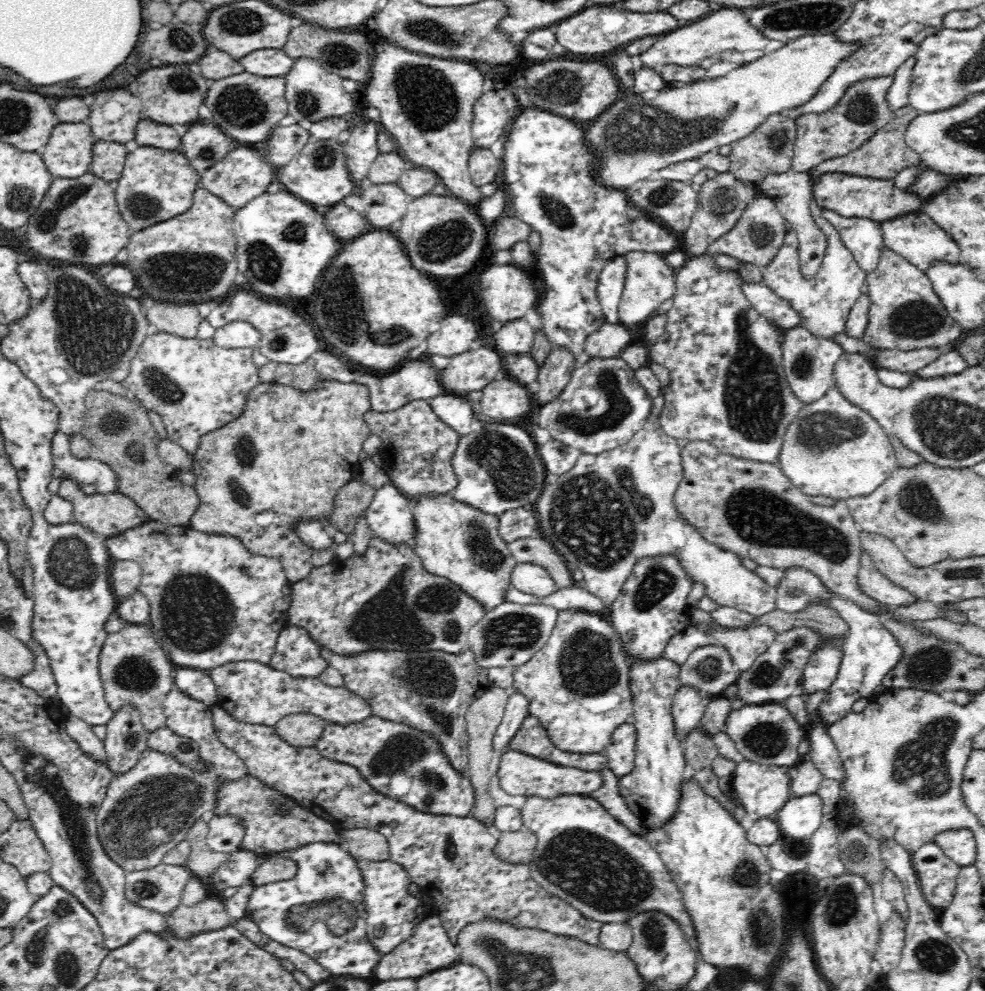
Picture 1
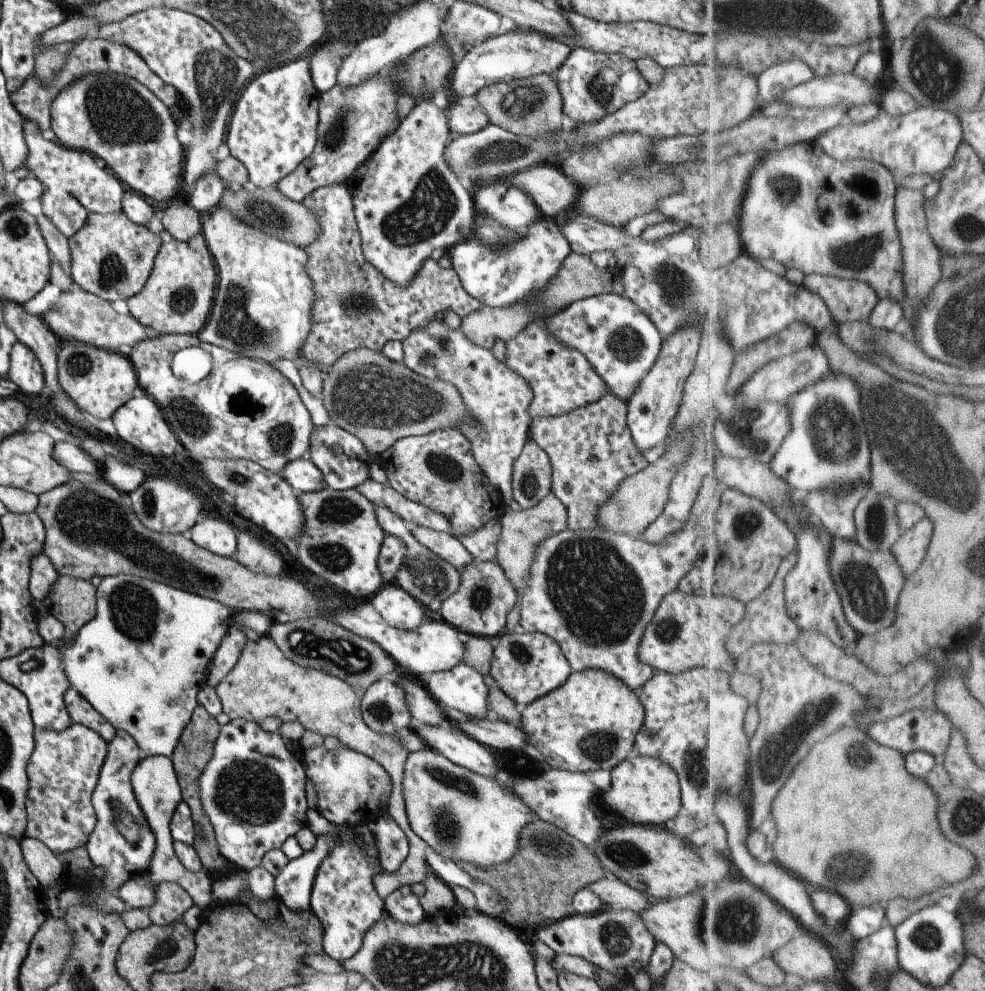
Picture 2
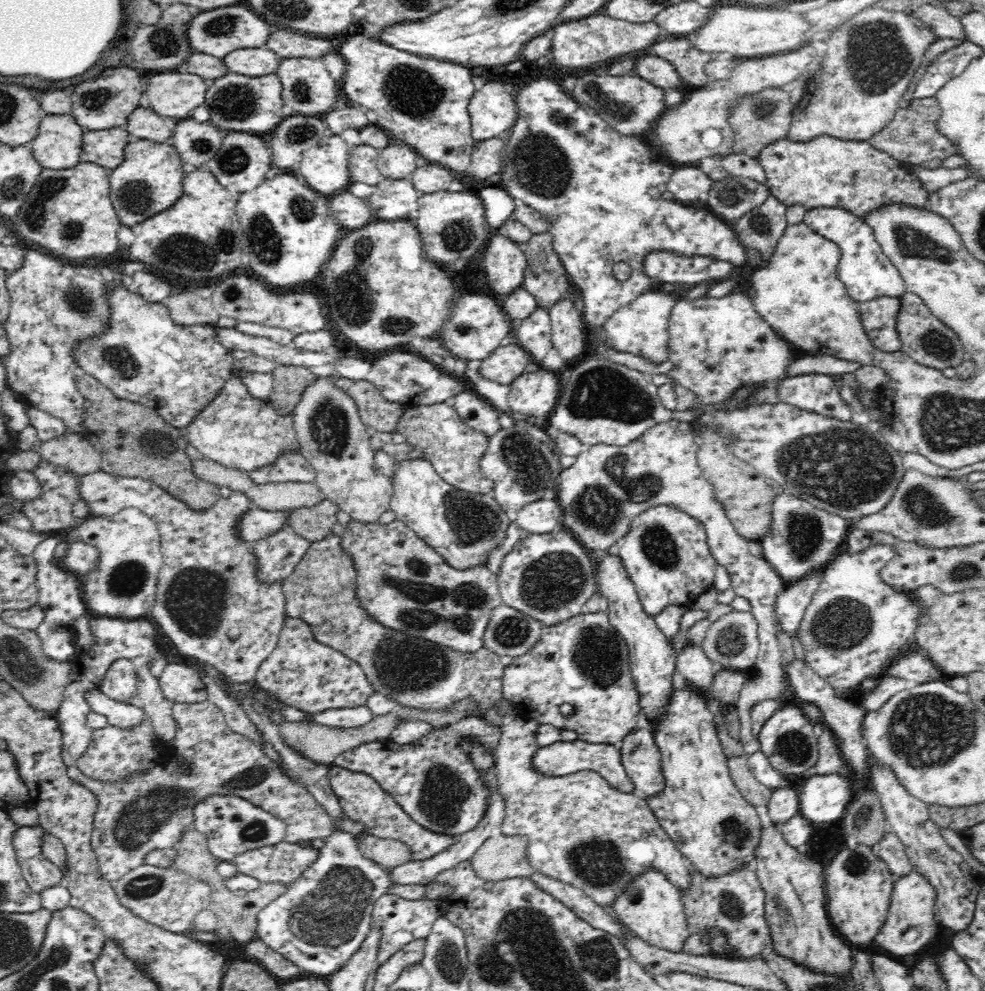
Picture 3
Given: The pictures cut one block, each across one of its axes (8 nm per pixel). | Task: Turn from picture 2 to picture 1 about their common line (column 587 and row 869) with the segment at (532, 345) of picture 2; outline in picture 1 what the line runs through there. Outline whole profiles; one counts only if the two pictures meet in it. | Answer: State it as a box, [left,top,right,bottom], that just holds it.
[358,859,430,957]

